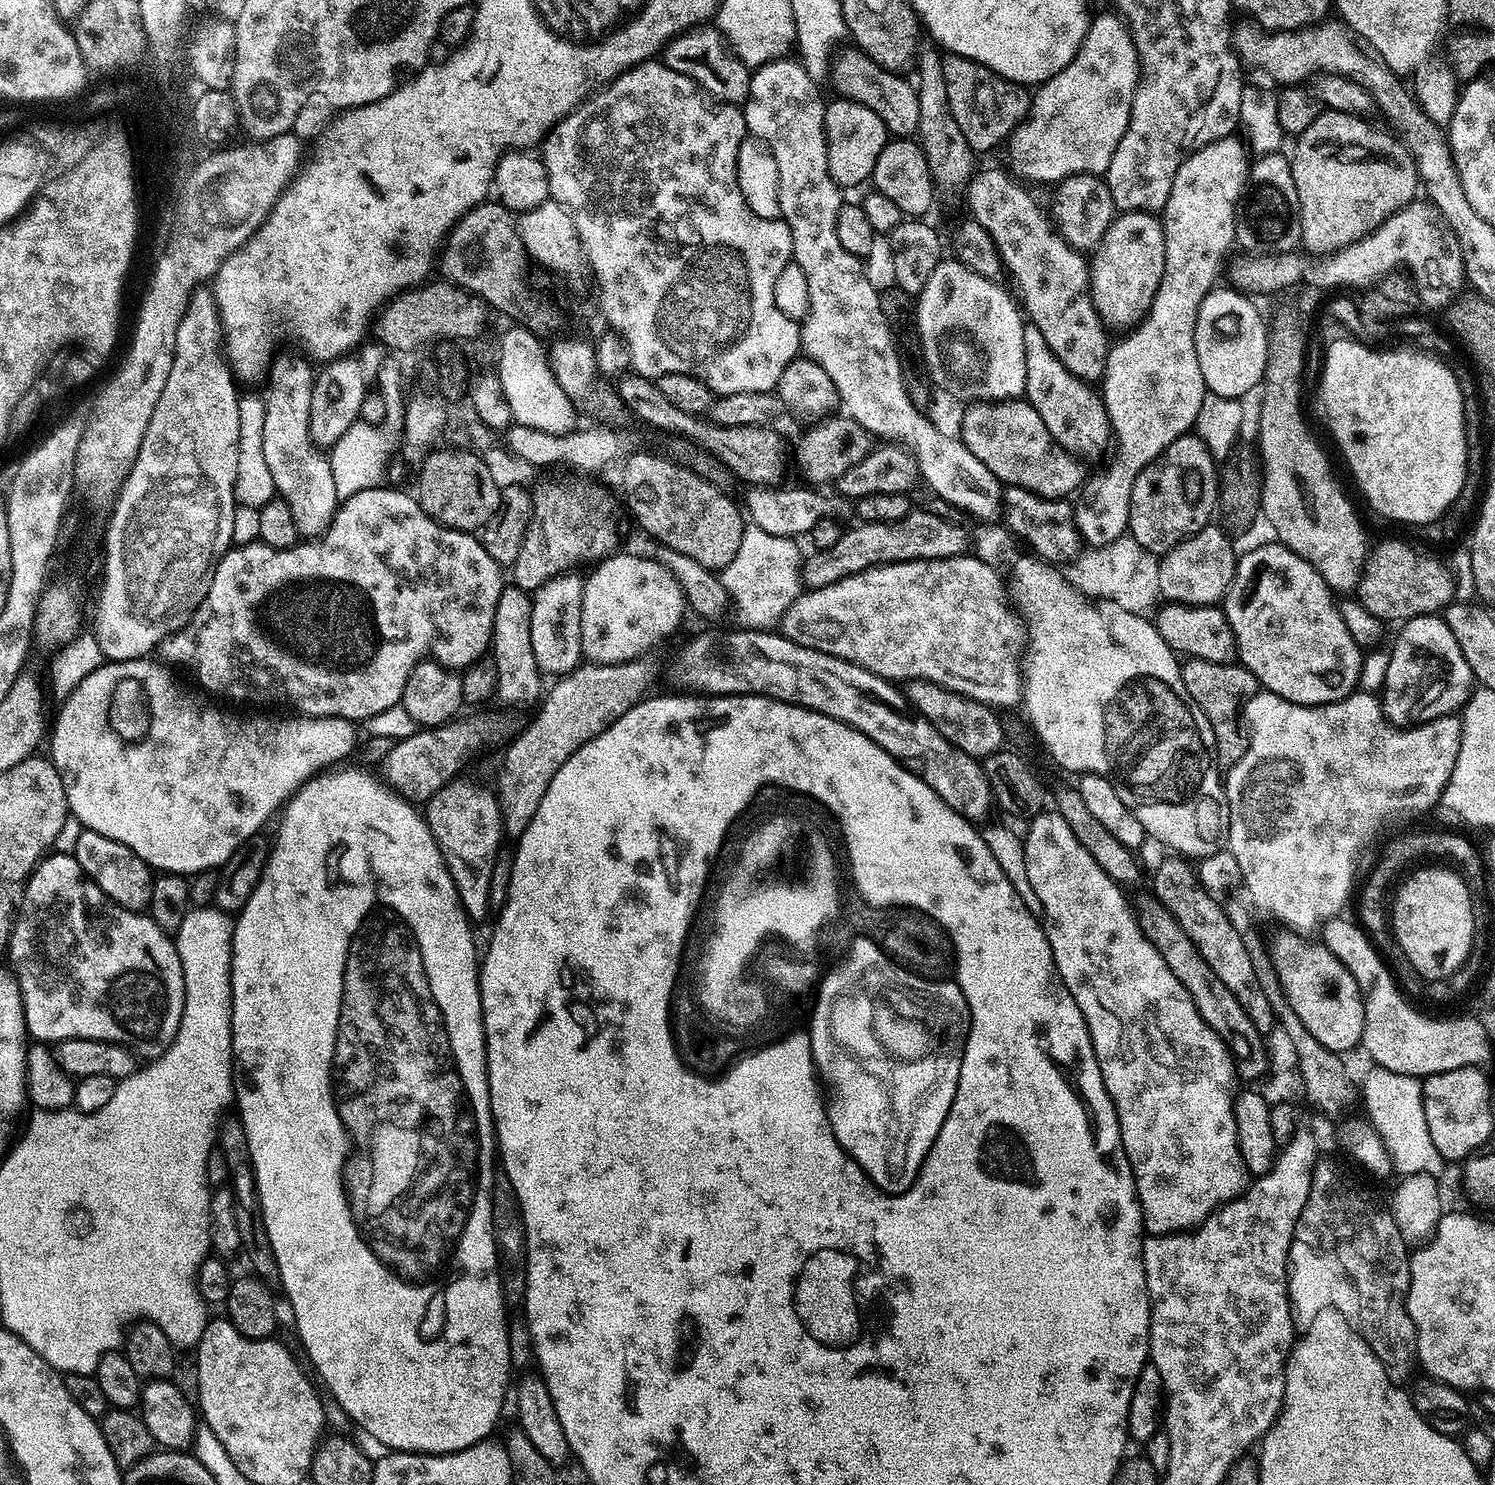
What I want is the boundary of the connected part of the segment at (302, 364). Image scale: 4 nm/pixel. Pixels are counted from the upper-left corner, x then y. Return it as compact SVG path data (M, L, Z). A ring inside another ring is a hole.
M284 352L271 361L267 369L268 393L263 393L266 418L262 422L262 455L270 469L279 497L287 501L299 535L304 538L323 536L338 507L332 461L325 449L312 440L310 402L314 368L300 356Z

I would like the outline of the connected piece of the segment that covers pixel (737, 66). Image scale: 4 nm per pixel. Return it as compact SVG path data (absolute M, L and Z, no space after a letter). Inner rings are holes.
M693 26L673 36L662 49L662 62L668 68L675 68L678 74L689 76L709 96L726 104L743 105L752 81L751 69L737 58L719 28L704 27L708 26Z

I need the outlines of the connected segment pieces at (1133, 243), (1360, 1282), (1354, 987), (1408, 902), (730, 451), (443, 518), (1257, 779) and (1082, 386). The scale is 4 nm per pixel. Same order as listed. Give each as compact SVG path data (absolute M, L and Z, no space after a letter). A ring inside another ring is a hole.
M1120 212L1106 230L1104 240L1090 256L1090 287L1092 301L1105 325L1128 324L1135 326L1144 319L1148 307L1154 302L1154 294L1162 282L1166 266L1166 242L1163 223L1150 212Z
M1317 1159L1316 1169L1312 1171L1312 1181L1310 1182L1310 1194L1306 1198L1306 1206L1302 1206L1302 1214L1296 1223L1296 1229L1292 1235L1292 1245L1288 1251L1288 1292L1312 1292L1308 1288L1340 1288L1340 1280L1356 1280L1358 1294L1360 1294L1360 1310L1362 1310L1362 1326L1358 1329L1364 1341L1372 1347L1373 1354L1378 1357L1386 1370L1386 1378L1390 1382L1398 1385L1405 1383L1404 1379L1412 1372L1412 1367L1417 1367L1416 1359L1416 1327L1408 1313L1408 1291L1410 1290L1410 1244L1404 1240L1395 1224L1395 1218L1387 1207L1384 1208L1343 1168L1340 1164L1335 1164L1332 1160Z
M1323 943L1314 945L1304 944L1297 948L1293 956L1279 957L1279 965L1282 967L1280 980L1284 987L1284 992L1288 998L1290 1007L1301 1019L1302 1025L1310 1032L1327 1050L1339 1054L1347 1054L1351 1048L1359 1049L1363 1038L1364 1004L1363 994L1359 992L1358 983L1352 974L1325 947Z
M1420 866L1417 868L1420 869L1408 881L1405 879L1395 889L1394 898L1396 896L1396 901L1393 899L1390 904L1391 933L1394 937L1395 947L1397 949L1400 947L1404 951L1409 966L1418 975L1425 976L1425 981L1447 980L1462 967L1474 949L1472 939L1476 936L1478 925L1475 922L1475 912L1472 909L1472 894L1467 888L1464 877L1451 867Z
M628 374L619 381L620 396L624 404L644 424L657 428L660 432L668 432L672 436L683 436L692 441L701 453L709 454L722 462L736 477L745 480L748 486L776 486L784 476L786 456L784 446L778 433L768 426L722 426L712 423L711 419L692 416L669 401L662 394L656 382L649 377ZM630 375L630 376L628 376ZM624 380L624 381L623 381Z
M444 446L441 452L427 453L429 456L420 468L418 499L422 510L444 527L475 533L483 529L487 520L494 518L500 505L501 485L496 484L483 455L471 450L460 450L456 446Z
M1357 690L1352 693L1351 696L1345 698L1345 700L1339 700L1338 702L1334 702L1333 704L1295 704L1294 702L1290 702L1286 698L1282 698L1278 694L1274 694L1273 692L1259 691L1257 692L1254 698L1250 698L1250 702L1245 706L1244 711L1242 713L1243 719L1246 721L1247 731L1250 733L1248 738L1248 749L1246 750L1246 754L1242 754L1235 761L1236 764L1232 769L1227 769L1226 772L1226 783L1224 784L1224 793L1226 794L1226 798L1228 799L1228 809L1230 810L1230 834L1228 835L1228 846L1227 851L1232 852L1234 858L1238 860L1238 867L1241 871L1241 878L1243 880L1243 887L1245 889L1248 888L1248 896L1247 899L1251 901L1253 905L1257 904L1258 907L1261 908L1262 911L1265 912L1268 916L1273 916L1274 919L1277 920L1280 924L1285 924L1288 928L1293 928L1296 932L1312 932L1314 933L1327 923L1329 920L1333 920L1336 917L1339 917L1341 913L1344 911L1343 908L1347 906L1348 899L1353 899L1354 896L1354 888L1352 892L1352 883L1356 880L1356 859L1360 856L1360 851L1363 850L1364 847L1367 846L1368 843L1371 842L1372 839L1375 838L1376 835L1379 834L1383 828L1388 828L1391 824L1396 824L1399 820L1412 820L1415 816L1420 816L1423 812L1428 812L1431 810L1435 804L1439 805L1441 803L1442 797L1444 795L1444 787L1448 785L1450 782L1450 774L1454 770L1454 762L1458 762L1458 750L1462 746L1462 719L1459 715L1453 714L1451 716L1439 716L1438 718L1434 718L1430 722L1426 722L1425 724L1417 724L1411 728L1393 728L1391 724L1389 724L1388 719L1384 716L1384 710L1381 704L1381 701L1377 699L1373 693Z
M1033 324L1024 325L1024 345L1026 346L1026 386L1024 396L1029 404L1038 410L1038 418L1046 422L1053 440L1081 457L1096 456L1112 440L1112 423L1108 420L1108 411L1104 409L1101 393L1096 392L1091 383L1079 380L1046 346L1042 330Z

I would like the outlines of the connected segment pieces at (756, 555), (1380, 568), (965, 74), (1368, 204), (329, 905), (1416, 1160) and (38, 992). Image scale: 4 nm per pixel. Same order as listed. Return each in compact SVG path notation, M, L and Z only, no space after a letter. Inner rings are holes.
M753 524L745 527L733 562L721 569L718 576L732 599L735 625L739 629L771 631L783 621L786 610L802 591L804 554L797 544L793 537L769 534Z
M1384 540L1377 548L1375 545L1360 571L1358 599L1381 622L1403 622L1439 613L1453 603L1455 592L1456 584L1446 565L1400 540Z
M951 54L944 56L942 74L946 78L946 95L950 97L950 110L954 114L954 122L958 122L958 130L972 147L973 153L988 152L1005 143L1017 127L1023 124L1032 109L1032 96L1023 84L1010 82L1005 76L990 71L985 64L975 64L970 58L962 58Z
M1321 110L1318 118L1314 118L1314 122L1310 122L1310 126L1306 126L1306 130L1302 130L1300 136L1295 137L1296 144L1290 151L1290 159L1292 162L1292 173L1294 174L1294 186L1298 189L1298 206L1300 207L1300 239L1303 247L1312 254L1327 254L1336 252L1339 248L1345 248L1347 244L1352 244L1356 240L1362 239L1368 235L1382 223L1386 218L1390 218L1400 208L1405 208L1407 204L1411 204L1417 199L1418 189L1421 187L1421 179L1416 172L1416 164L1414 158L1410 154L1410 150L1403 144L1400 137L1393 134L1387 127L1379 128L1376 124L1371 124L1368 120L1363 120L1363 115L1356 112L1334 112L1331 110Z
M344 768L344 769L342 769L342 770L341 770L341 772L334 772L334 771L338 771L338 770L324 770L324 771L322 771L322 772L320 772L320 773L319 773L319 774L317 774L317 775L315 775L315 776L313 776L313 777L312 777L312 779L310 779L310 780L308 780L308 781L306 781L306 783L305 783L305 784L304 784L304 785L302 785L302 787L300 787L300 789L299 789L299 790L298 790L298 791L297 791L297 792L295 792L295 794L293 794L293 796L291 796L291 798L290 798L290 799L289 799L289 800L288 800L288 803L287 803L287 804L285 804L285 805L283 805L283 808L282 808L282 811L281 811L281 812L280 812L280 813L279 813L279 816L278 816L278 821L279 821L279 820L280 820L280 825L278 825L278 826L277 826L277 828L276 828L276 844L275 844L275 840L274 840L274 843L273 843L273 844L272 844L272 845L271 845L271 848L270 848L270 851L269 851L269 853L268 853L268 861L267 861L267 862L266 862L266 866L265 866L265 867L264 867L264 869L263 869L263 870L262 870L262 874L261 874L261 875L260 875L260 881L258 881L258 883L256 883L256 885L255 885L255 886L254 886L254 890L253 890L253 891L252 891L252 892L251 892L251 894L250 894L250 895L248 895L248 901L247 901L247 902L246 902L246 906L245 906L245 907L244 907L244 908L243 908L243 909L242 909L242 911L241 911L241 912L240 912L240 913L238 913L238 915L237 915L237 916L236 916L236 917L235 917L235 920L234 920L234 927L233 927L233 929L232 929L232 1059L233 1059L233 1061L234 1061L234 1104L237 1104L237 1106L238 1106L238 1107L240 1107L240 1109L238 1109L238 1115L239 1115L239 1117L240 1117L240 1120L241 1120L241 1121L242 1121L242 1123L243 1123L243 1124L244 1124L244 1129L245 1129L245 1130L246 1130L246 1142L250 1142L250 1154L251 1154L251 1155L252 1155L252 1170L253 1170L253 1172L255 1172L255 1173L256 1173L256 1192L257 1192L257 1194L259 1194L259 1195L260 1195L260 1205L261 1205L261 1206L262 1206L262 1218L263 1218L263 1219L264 1219L264 1221L265 1221L265 1222L266 1222L266 1234L267 1234L267 1235L268 1235L268 1237L269 1237L269 1238L270 1238L270 1246L271 1246L271 1247L272 1247L272 1249L273 1249L273 1250L274 1250L274 1258L275 1258L275 1259L276 1259L276 1261L277 1261L277 1262L278 1262L278 1270L279 1270L279 1271L280 1271L280 1278L279 1278L279 1281L278 1281L278 1284L279 1284L279 1287L280 1287L280 1286L282 1286L282 1287L284 1287L284 1292L285 1292L285 1294L286 1294L286 1295L288 1295L288 1304L289 1304L289 1306L290 1306L290 1307L292 1307L292 1312L293 1312L293 1314L294 1314L294 1315L296 1315L296 1332L297 1332L297 1334L298 1334L298 1335L300 1335L300 1340L301 1340L301 1342L302 1342L302 1343L304 1343L304 1352L305 1352L305 1354L306 1354L306 1355L308 1355L308 1360L309 1360L309 1362L310 1362L310 1363L312 1363L312 1364L313 1364L313 1366L314 1366L314 1367L316 1367L316 1372L317 1372L317 1374L318 1374L318 1375L320 1375L320 1376L321 1376L321 1378L322 1378L322 1379L324 1379L324 1384L325 1384L325 1386L326 1386L326 1387L328 1387L328 1392L329 1392L329 1394L330 1394L330 1395L332 1395L332 1396L333 1396L333 1398L334 1398L334 1399L336 1399L336 1404L337 1404L337 1406L338 1406L338 1407L340 1407L340 1408L341 1408L341 1410L342 1410L342 1411L344 1411L344 1412L345 1412L345 1414L346 1414L346 1415L348 1415L348 1416L349 1416L349 1418L350 1418L350 1419L352 1419L352 1420L353 1420L353 1422L354 1422L354 1423L356 1423L356 1424L357 1424L357 1426L358 1426L358 1427L360 1427L360 1428L361 1428L361 1430L362 1430L362 1431L364 1431L364 1432L365 1432L365 1434L366 1434L366 1435L368 1435L368 1436L373 1436L373 1438L374 1438L374 1439L376 1439L376 1440L377 1440L377 1442L378 1442L378 1443L380 1443L380 1444L385 1444L385 1445L384 1445L384 1446L383 1446L383 1447L384 1447L384 1448L385 1448L385 1449L388 1449L388 1450L395 1450L395 1451L398 1451L398 1452L426 1452L426 1453L429 1453L429 1454L443 1454L443 1453L445 1453L445 1452L461 1452L461 1451L462 1451L462 1450L466 1450L466 1449L467 1449L467 1448L469 1448L469 1447L470 1447L470 1446L474 1446L474 1445L475 1445L475 1444L478 1444L478 1443L480 1443L480 1441L481 1441L481 1440L487 1440L487 1439L489 1439L489 1437L491 1437L491 1436L492 1436L492 1435L493 1435L493 1434L492 1434L492 1433L491 1433L491 1432L492 1432L492 1431L494 1431L494 1430L495 1430L495 1428L496 1428L496 1423L498 1423L498 1422L499 1422L499 1420L500 1420L500 1411L502 1411L502 1410L503 1410L503 1408L504 1408L504 1399L506 1399L506 1398L507 1398L507 1396L508 1396L508 1399L509 1399L509 1396L510 1396L510 1388L509 1388L509 1392L508 1392L508 1379L510 1379L510 1378L511 1378L511 1376L514 1376L514 1369L513 1369L513 1367L512 1367L512 1364L511 1364L511 1360L510 1360L510 1346L508 1346L508 1345L507 1345L507 1336L508 1336L508 1325L509 1325L509 1321L510 1321L510 1316L509 1316L509 1314L508 1314L508 1315L507 1315L507 1314L506 1314L506 1313L504 1313L504 1308L505 1308L505 1309L506 1309L506 1301L505 1301L505 1299L504 1299L504 1292L503 1292L503 1291L502 1291L502 1290L501 1290L501 1288L500 1288L500 1269L499 1269L499 1267L498 1267L498 1253L497 1253L497 1250L496 1250L496 1240L495 1240L495 1238L494 1238L494 1237L492 1237L492 1205L493 1205L493 1203L492 1203L492 1186L493 1186L493 1183L494 1183L494 1181L495 1181L495 1179L496 1179L496 1177L497 1177L497 1175L498 1175L498 1145L497 1145L497 1143L496 1143L496 1133L495 1133L495 1131L494 1131L494 1129L493 1129L493 1126L492 1126L492 1111L491 1111L491 1110L490 1110L490 1098L489 1098L489 1097L488 1097L488 1051L486 1051L486 1050L485 1050L485 1049L484 1049L484 1019L483 1019L483 1018L482 1018L482 1006L481 1006L481 1005L480 1005L480 964L479 964L479 963L478 963L478 952L477 952L477 956L476 956L476 940L475 940L475 938L474 938L474 937L472 937L472 928L473 928L473 925L472 925L472 924L471 924L471 923L470 923L470 921L469 921L469 919L468 919L468 915L467 915L467 914L466 914L466 913L465 913L465 912L464 912L464 907L463 907L463 906L462 906L462 902L461 902L461 901L460 901L460 899L459 899L459 898L458 898L458 890L457 890L457 889L456 889L456 887L455 887L455 886L454 886L454 882L453 882L453 881L452 881L452 875L451 875L451 874L450 874L450 870L449 870L449 869L448 869L448 867L447 867L447 866L446 866L446 862L445 862L445 861L444 861L444 856L443 856L443 855L442 855L442 854L441 854L441 852L440 852L440 848L439 848L439 846L438 846L438 845L436 845L436 839L435 839L435 838L434 838L434 834L433 834L433 833L432 833L432 828L431 828L431 827L430 827L430 825L428 825L428 822L427 822L427 819L425 819L425 817L424 817L424 816L423 816L423 815L422 815L422 812L421 812L421 809L420 809L420 812L419 812L419 810L418 810L418 809L416 809L416 808L419 808L419 807L417 807L417 805L416 805L416 804L415 804L415 803L412 803L412 802L409 802L409 801L408 801L408 800L406 800L406 799L405 799L405 798L404 798L404 797L403 797L403 796L401 796L401 795L400 795L400 793L399 793L399 792L397 792L397 791L396 791L396 789L395 789L395 788L393 788L393 787L392 787L392 785L391 785L391 784L389 784L389 783L387 783L387 782L385 782L385 781L384 781L384 780L383 780L383 779L381 779L381 777L380 777L380 776L379 776L379 775L377 775L377 777L376 777L376 776L371 776L371 774L370 774L370 773L368 773L368 772L363 772L363 770L362 770L362 769L360 769L360 768Z
M1370 1067L1368 1073L1364 1076L1364 1106L1368 1110L1367 1119L1376 1127L1377 1134L1385 1143L1386 1150L1392 1158L1392 1165L1395 1171L1401 1177L1408 1175L1422 1174L1429 1172L1440 1174L1440 1171L1446 1167L1444 1157L1438 1154L1438 1146L1430 1139L1430 1129L1426 1127L1426 1110L1422 1106L1424 1097L1424 1085L1417 1077L1407 1076L1406 1074L1396 1074L1393 1070Z
M49 854L37 864L31 876L23 885L24 897L19 897L18 907L12 921L12 936L8 940L6 955L12 965L10 971L16 977L20 987L20 997L24 1007L24 1021L28 1027L28 1035L36 1042L59 1042L70 1038L90 1038L105 1040L111 1044L120 1044L127 1048L133 1056L144 1062L151 1062L160 1057L174 1042L178 1034L178 1026L182 1022L184 1009L184 971L178 958L175 939L164 929L153 922L151 915L135 908L127 908L110 897L98 887L94 881L85 877L82 866L75 855Z

